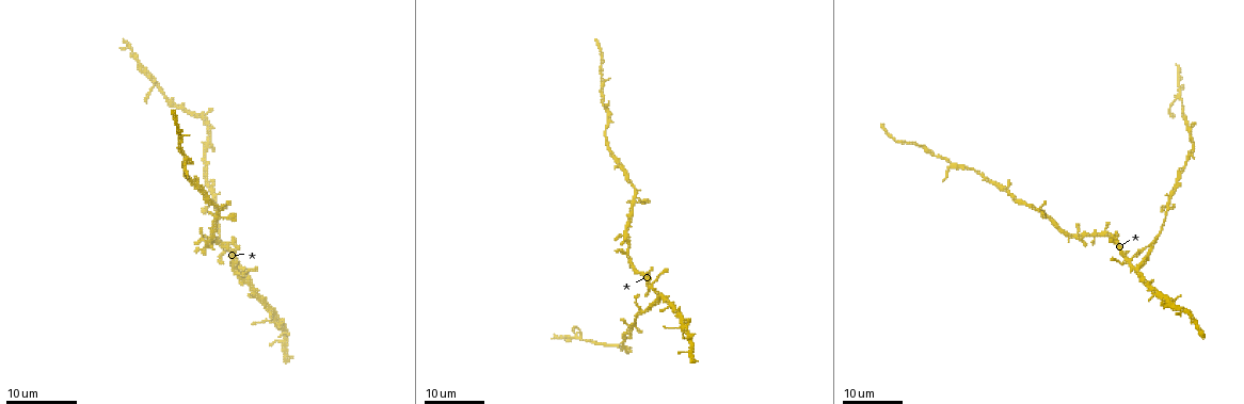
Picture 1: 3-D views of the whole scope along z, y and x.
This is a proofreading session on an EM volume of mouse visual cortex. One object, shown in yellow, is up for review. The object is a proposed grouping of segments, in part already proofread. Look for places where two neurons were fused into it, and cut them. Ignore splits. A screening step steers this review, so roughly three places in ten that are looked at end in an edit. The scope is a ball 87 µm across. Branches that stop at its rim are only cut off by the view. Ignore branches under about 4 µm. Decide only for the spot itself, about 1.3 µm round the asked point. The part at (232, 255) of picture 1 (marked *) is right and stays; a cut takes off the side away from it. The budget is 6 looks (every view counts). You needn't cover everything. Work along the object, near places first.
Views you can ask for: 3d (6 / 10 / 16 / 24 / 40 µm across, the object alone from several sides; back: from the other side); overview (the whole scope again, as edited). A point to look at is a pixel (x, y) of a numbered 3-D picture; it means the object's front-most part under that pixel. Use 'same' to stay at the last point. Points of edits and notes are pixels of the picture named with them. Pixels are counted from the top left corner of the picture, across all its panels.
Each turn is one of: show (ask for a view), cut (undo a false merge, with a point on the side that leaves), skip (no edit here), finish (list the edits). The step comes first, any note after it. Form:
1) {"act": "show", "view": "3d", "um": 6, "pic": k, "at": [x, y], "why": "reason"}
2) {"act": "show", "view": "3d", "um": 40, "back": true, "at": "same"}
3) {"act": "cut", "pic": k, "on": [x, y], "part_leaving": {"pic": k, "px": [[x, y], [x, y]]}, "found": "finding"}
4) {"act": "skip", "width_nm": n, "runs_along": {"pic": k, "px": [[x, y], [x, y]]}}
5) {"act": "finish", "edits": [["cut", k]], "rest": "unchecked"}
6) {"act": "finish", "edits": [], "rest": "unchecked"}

{"act": "show", "view": "3d", "um": 16, "pic": 1, "at": [636, 201], "why": "four arms meet"}

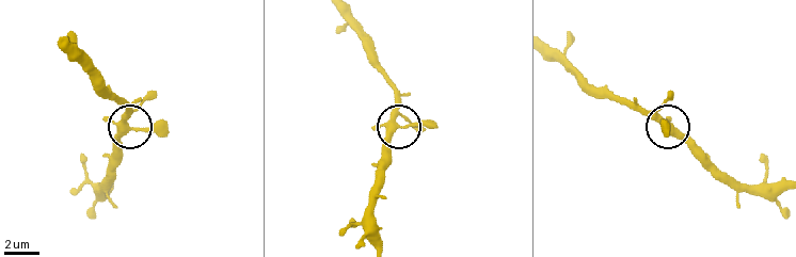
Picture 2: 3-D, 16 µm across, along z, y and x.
{"act": "show", "view": "3d", "um": 6, "pic": 2, "at": [131, 130]}

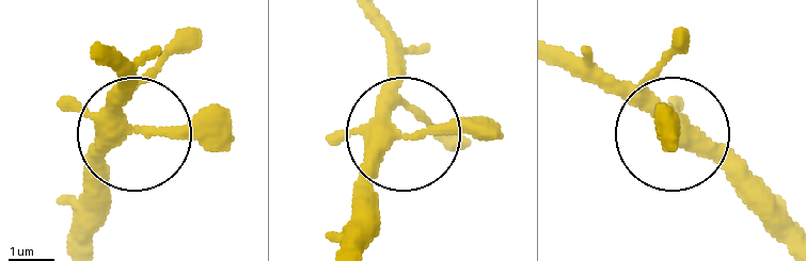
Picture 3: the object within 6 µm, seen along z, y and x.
{"act": "skip", "runs_along": {"pic": 3, "px": [[781, 232], [647, 95], [678, 49]]}, "found": "all the same neuron"}

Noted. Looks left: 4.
{"act": "show", "view": "3d", "um": 16, "pic": 1, "at": [920, 147], "why": "a narrow waist"}

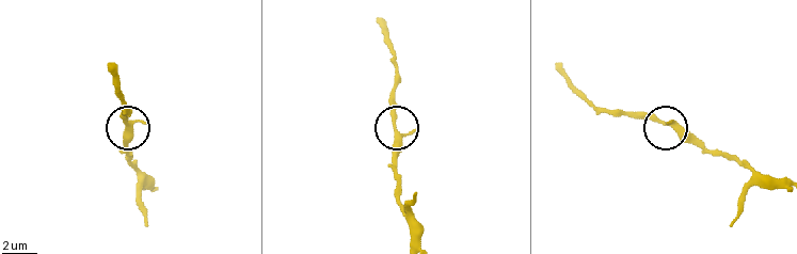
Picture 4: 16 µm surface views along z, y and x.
{"act": "show", "view": "3d", "um": 6, "pic": 4, "at": [661, 121]}

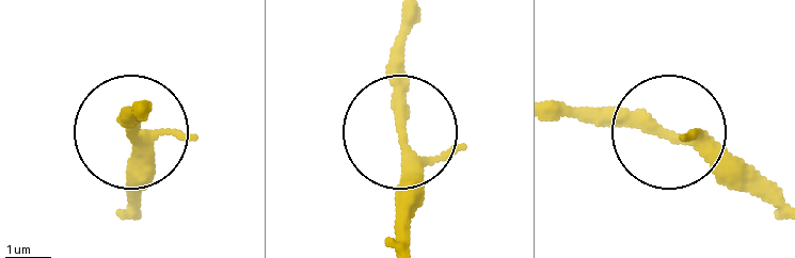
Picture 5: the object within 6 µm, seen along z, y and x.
{"act": "skip", "width_nm": 240, "runs_along": {"pic": 5, "px": [[142, 210], [131, 111]]}, "found": "continuous, no second neuron"}

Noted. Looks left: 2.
{"act": "show", "view": "3d", "um": 24, "pic": 1, "at": [205, 183], "why": "narrows sharply"}

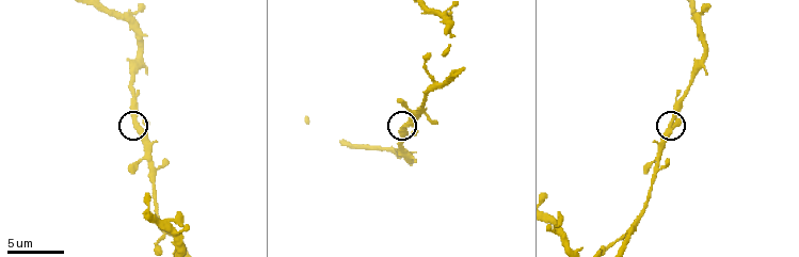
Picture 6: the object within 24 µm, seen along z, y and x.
{"act": "show", "view": "3d", "um": 6, "pic": 6, "at": [670, 123], "why": "closer look"}

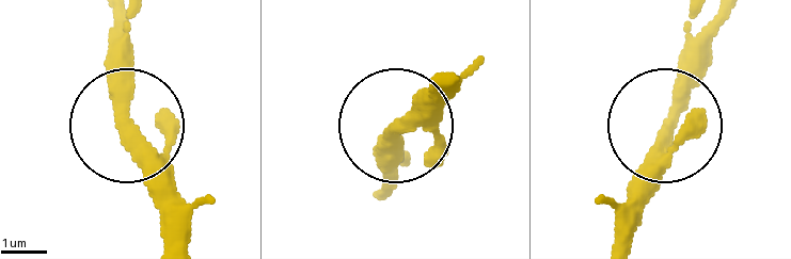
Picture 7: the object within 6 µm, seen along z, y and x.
{"act": "skip", "arms": 3, "runs_along": {"pic": 7, "px": [[175, 238], [168, 192], [129, 123], [129, 9]]}, "found": "all the same neuron"}

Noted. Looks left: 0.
{"act": "finish", "edits": [], "rest": "unchecked"}

